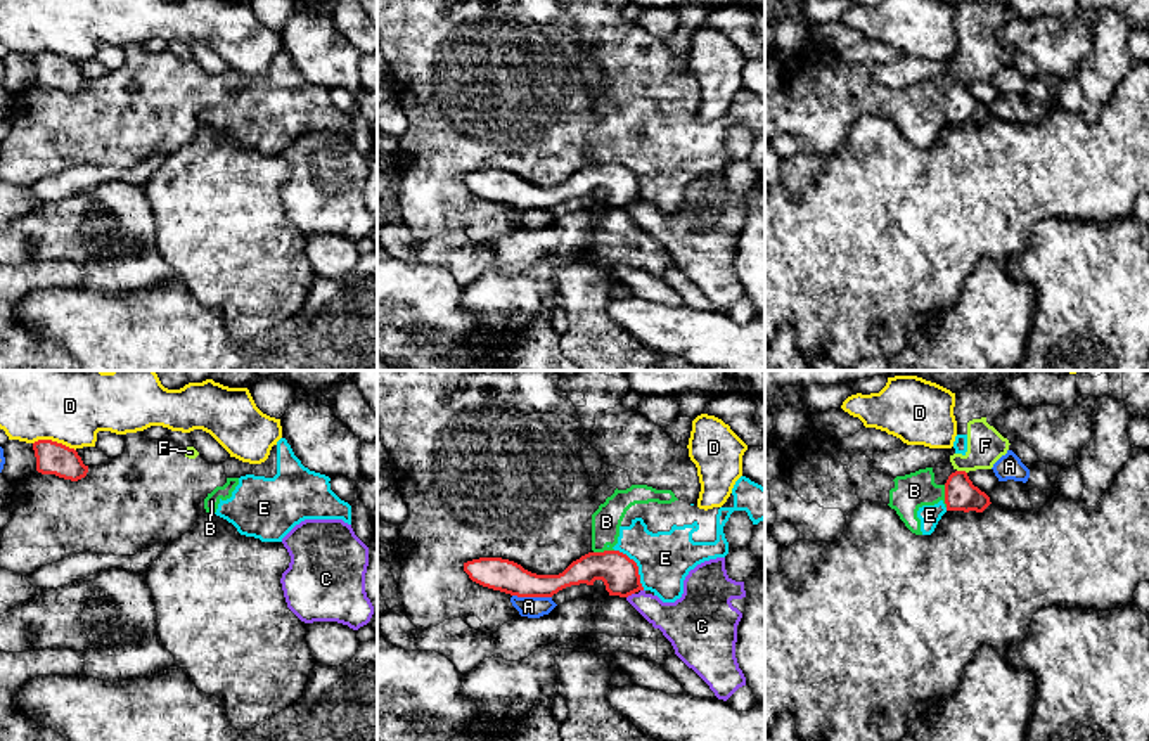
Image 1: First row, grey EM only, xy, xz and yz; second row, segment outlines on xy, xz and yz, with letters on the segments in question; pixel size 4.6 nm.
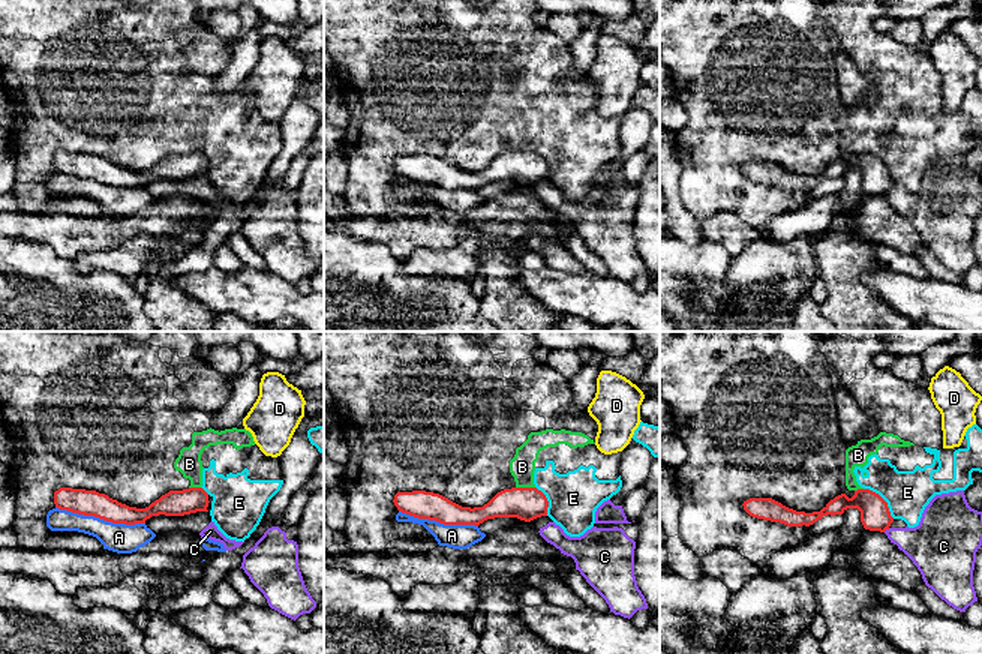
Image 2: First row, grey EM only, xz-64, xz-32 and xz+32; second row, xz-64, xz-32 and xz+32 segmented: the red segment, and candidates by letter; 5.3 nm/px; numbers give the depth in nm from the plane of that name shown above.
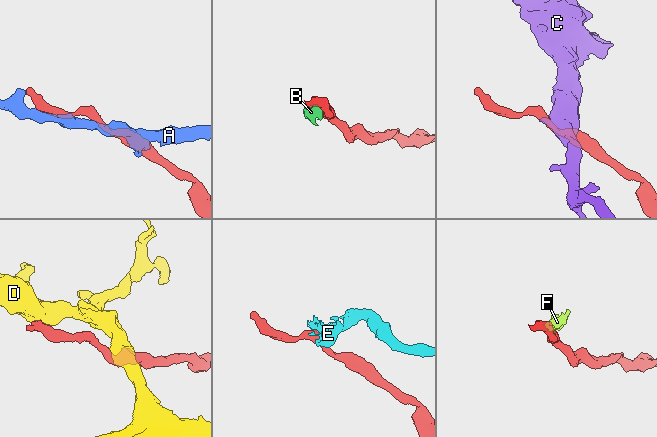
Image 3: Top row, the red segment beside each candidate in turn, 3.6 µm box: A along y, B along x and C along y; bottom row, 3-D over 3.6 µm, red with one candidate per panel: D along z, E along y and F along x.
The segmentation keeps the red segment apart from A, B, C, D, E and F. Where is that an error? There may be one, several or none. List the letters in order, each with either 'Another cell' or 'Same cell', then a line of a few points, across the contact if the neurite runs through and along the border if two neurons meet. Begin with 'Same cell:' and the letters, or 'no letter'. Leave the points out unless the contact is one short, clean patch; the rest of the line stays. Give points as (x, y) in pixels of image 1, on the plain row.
Same cell: no letter
A: Another cell
B: Another cell
C: Another cell
D: Another cell. Line: xy (33, 54), (56, 52), (75, 63)
E: Another cell. Line: xz (615, 161), (635, 175), (639, 194), (644, 201)
F: Another cell. Line: yz (957, 82), (966, 85)

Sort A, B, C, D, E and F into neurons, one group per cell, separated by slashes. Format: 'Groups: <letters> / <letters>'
Groups: A / B E F / C / D

